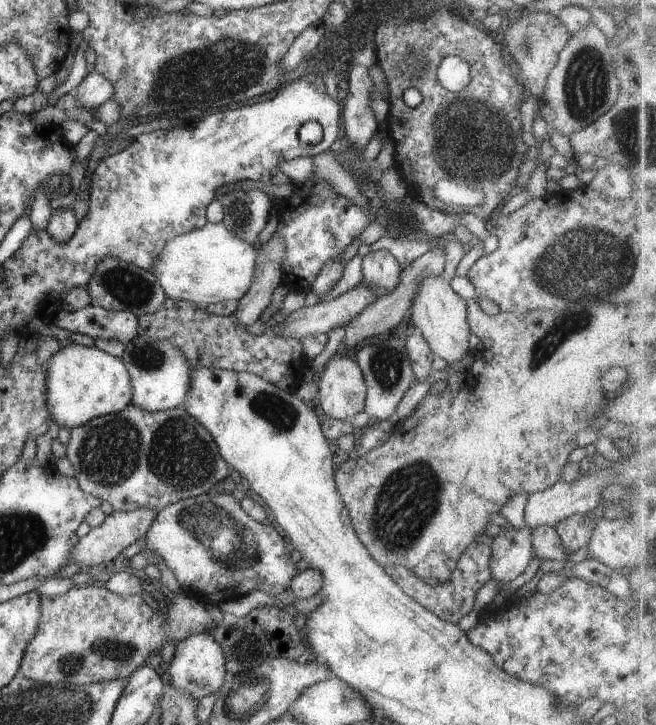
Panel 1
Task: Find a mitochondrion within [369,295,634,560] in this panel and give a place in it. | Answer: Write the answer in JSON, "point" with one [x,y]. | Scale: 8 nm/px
{"point":[546,345]}

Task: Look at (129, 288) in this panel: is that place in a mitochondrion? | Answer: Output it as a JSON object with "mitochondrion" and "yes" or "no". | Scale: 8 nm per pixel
{"mitochondrion":"yes"}

